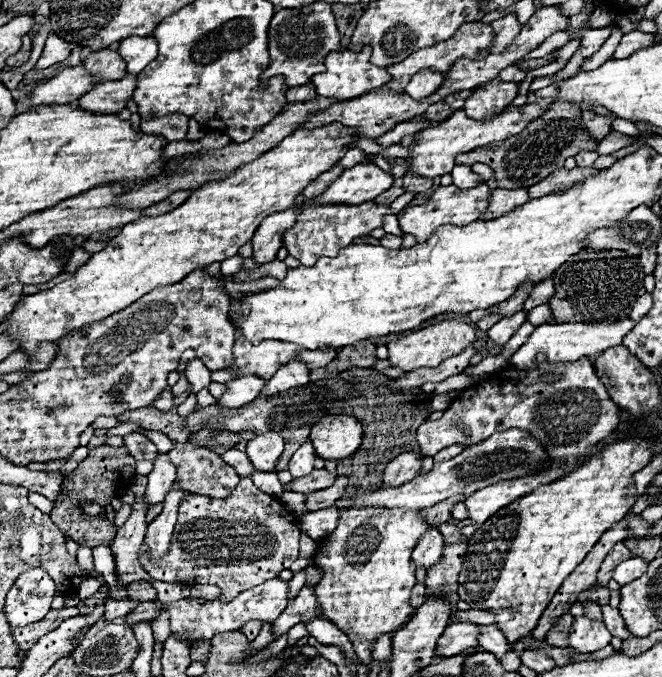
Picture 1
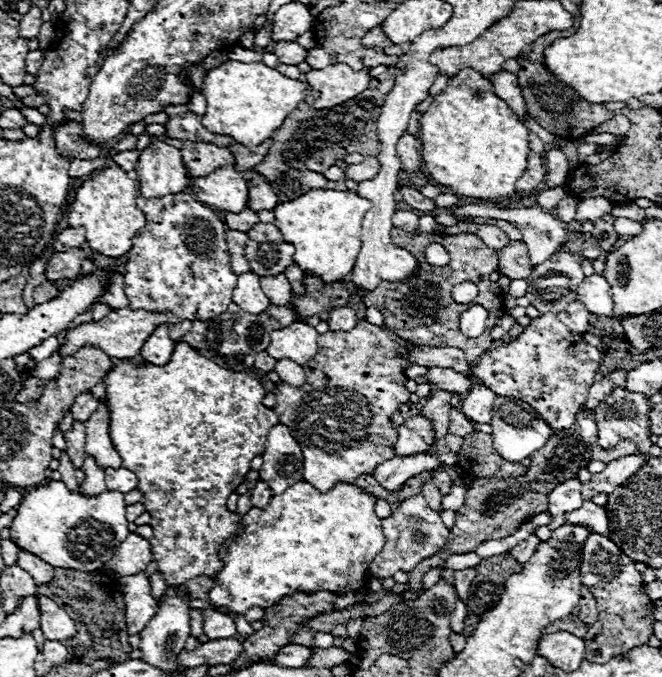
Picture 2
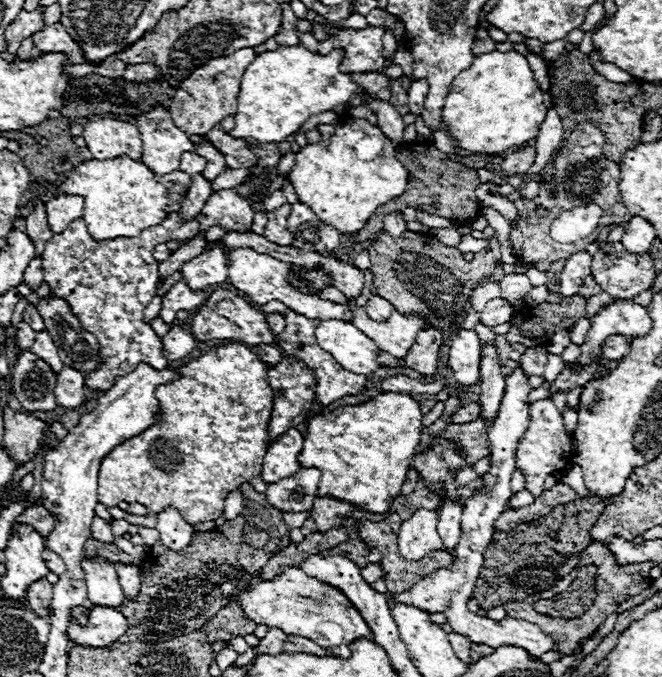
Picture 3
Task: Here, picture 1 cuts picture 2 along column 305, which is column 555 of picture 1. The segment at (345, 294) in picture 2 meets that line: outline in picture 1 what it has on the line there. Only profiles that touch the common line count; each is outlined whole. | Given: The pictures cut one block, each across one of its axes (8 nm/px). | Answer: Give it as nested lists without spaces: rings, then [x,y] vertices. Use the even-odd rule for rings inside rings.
[[[580,250],[554,274],[556,294],[548,300],[558,322],[594,322],[628,318],[628,310],[644,290],[644,270],[638,256],[618,250]]]

